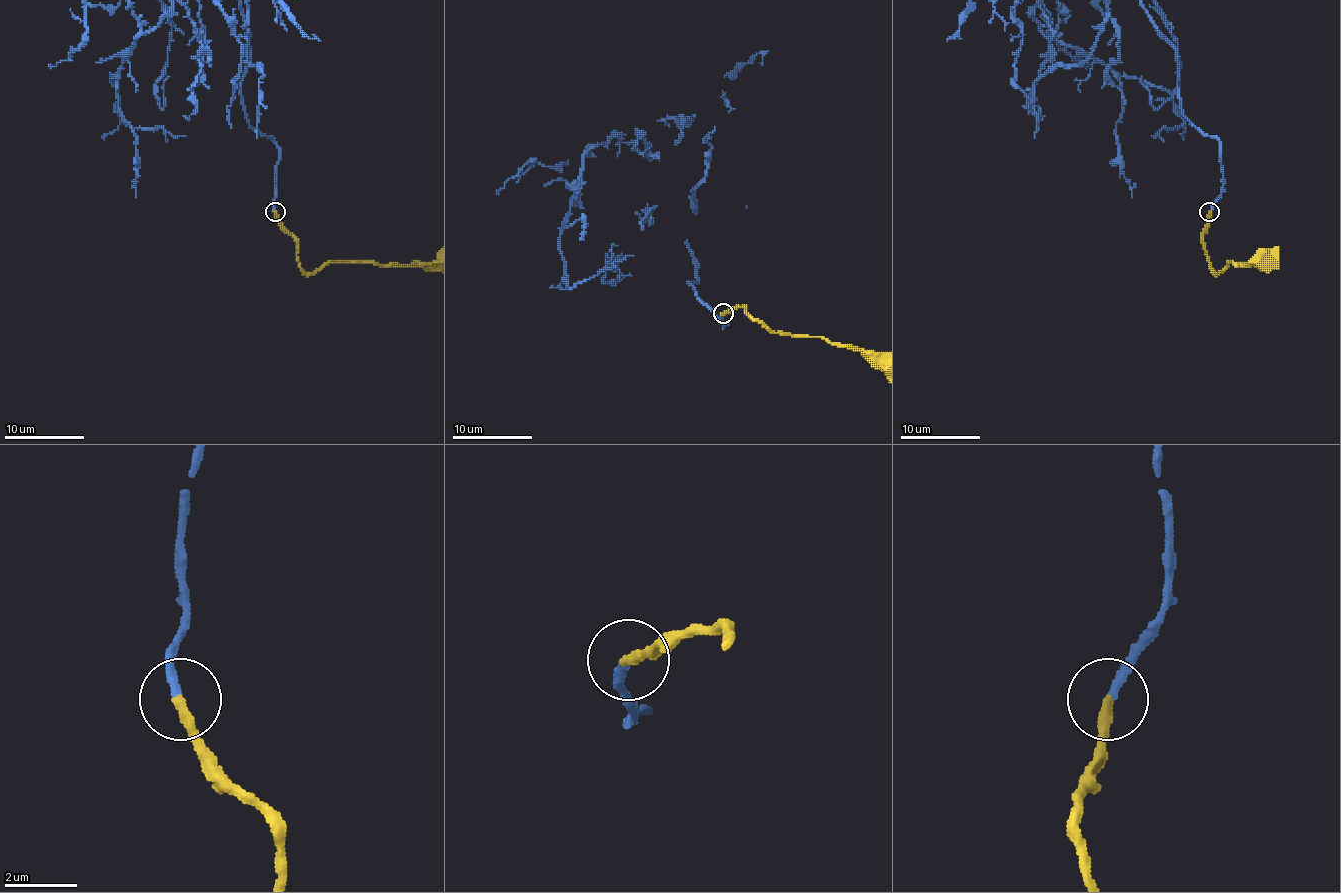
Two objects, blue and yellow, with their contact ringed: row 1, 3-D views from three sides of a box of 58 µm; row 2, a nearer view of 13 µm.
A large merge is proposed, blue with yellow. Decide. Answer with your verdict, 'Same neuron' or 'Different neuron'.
Same neuron

